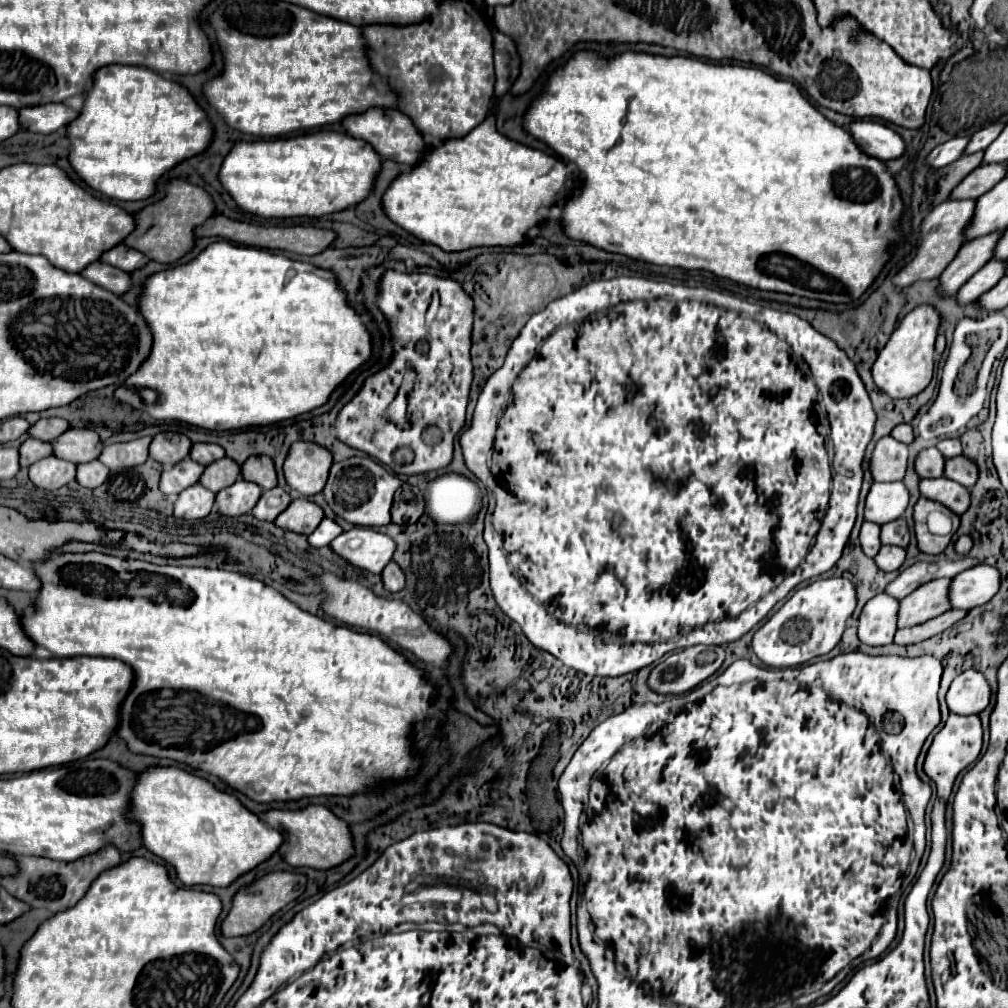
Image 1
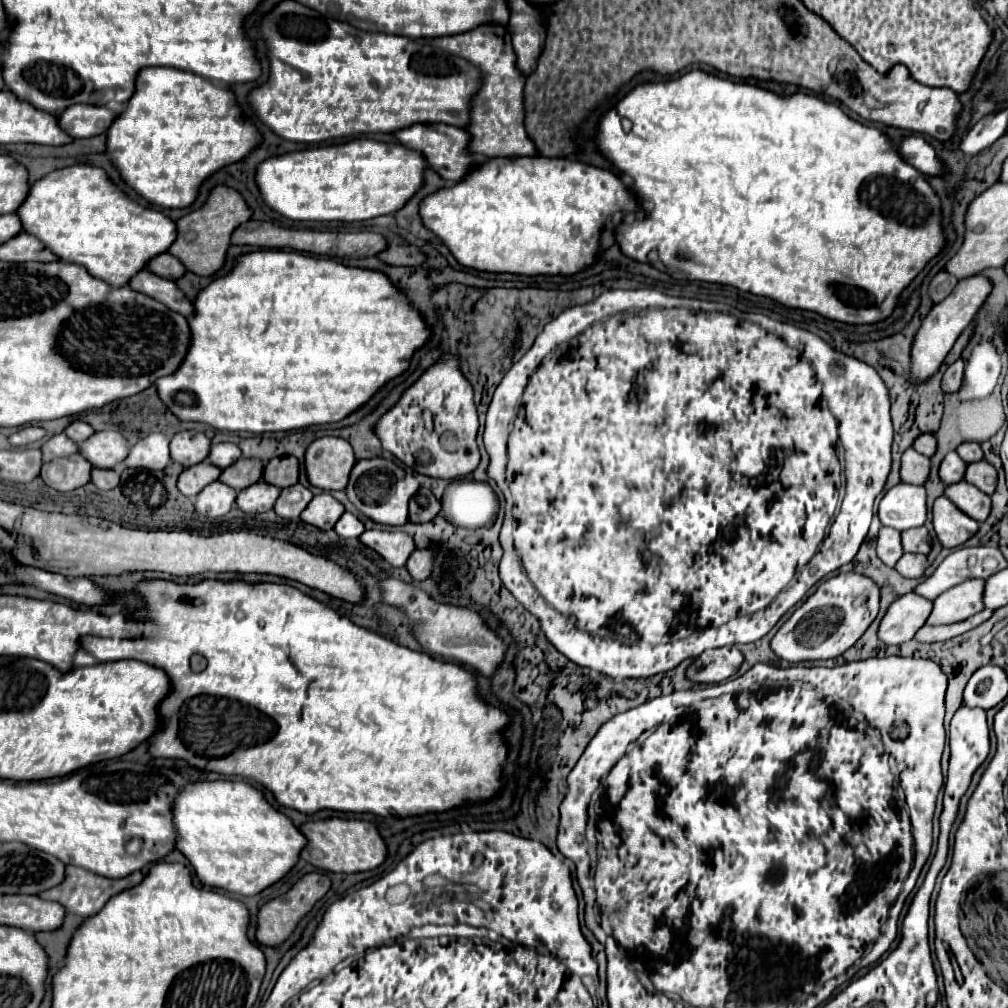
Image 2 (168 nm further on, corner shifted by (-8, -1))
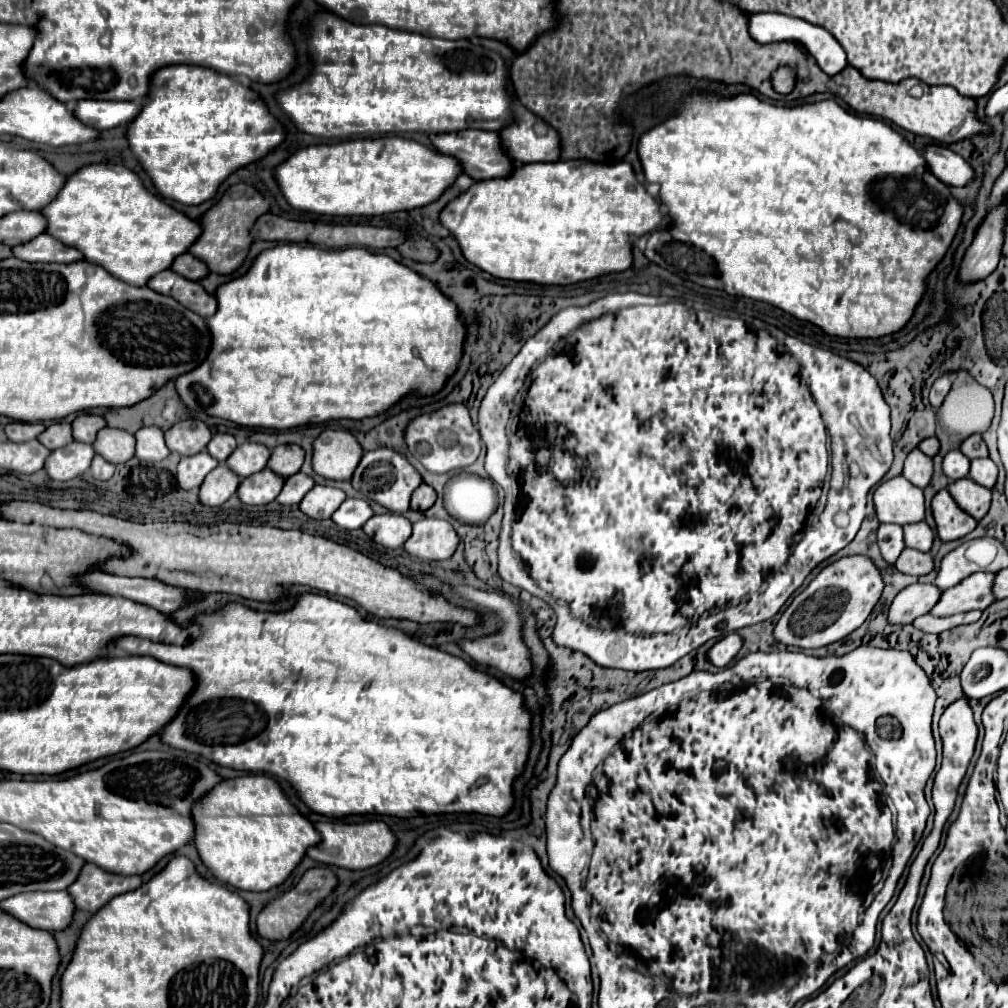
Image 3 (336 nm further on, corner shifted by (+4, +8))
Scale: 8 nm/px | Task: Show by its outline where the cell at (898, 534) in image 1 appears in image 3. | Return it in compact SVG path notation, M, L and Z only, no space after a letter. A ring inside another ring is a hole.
M923 521L903 525L903 537L905 537L905 545L917 551L929 551L933 545L933 531Z

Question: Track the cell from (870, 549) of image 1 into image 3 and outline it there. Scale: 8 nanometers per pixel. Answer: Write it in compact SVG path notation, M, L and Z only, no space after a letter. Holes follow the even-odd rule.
M881 523L881 525L877 527L877 545L879 545L879 551L881 551L883 559L893 565L895 557L897 557L897 555L903 551L903 547L905 547L901 525Z

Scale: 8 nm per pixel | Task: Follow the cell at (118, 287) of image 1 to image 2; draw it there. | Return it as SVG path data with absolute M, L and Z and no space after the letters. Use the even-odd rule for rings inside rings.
M143 270L129 282L129 286L141 294L149 294L151 298L163 302L165 306L183 314L185 318L189 318L189 314L193 314L193 302L183 296L183 292L179 290L179 286L173 280L165 280L149 270Z

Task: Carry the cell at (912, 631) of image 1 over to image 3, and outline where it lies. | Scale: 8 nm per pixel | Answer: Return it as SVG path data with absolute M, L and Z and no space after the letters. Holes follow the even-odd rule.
M967 611L951 617L933 617L933 615L921 615L913 621L913 627L917 627L923 633L943 633L947 629L953 629L957 625L975 623L981 617L981 611Z

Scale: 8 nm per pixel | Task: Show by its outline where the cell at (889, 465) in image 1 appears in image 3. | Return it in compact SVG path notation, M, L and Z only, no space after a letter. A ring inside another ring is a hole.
M911 449L903 463L903 475L905 475L905 479L909 479L911 483L915 483L917 487L923 489L933 475L931 457L921 453L919 449Z

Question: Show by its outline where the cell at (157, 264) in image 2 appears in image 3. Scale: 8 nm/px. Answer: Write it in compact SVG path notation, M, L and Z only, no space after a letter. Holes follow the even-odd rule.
M183 253L183 255L175 257L173 263L171 263L171 271L179 273L181 277L191 279L191 281L197 281L197 279L201 279L201 277L207 275L205 263L197 261L197 257L191 257L189 253Z

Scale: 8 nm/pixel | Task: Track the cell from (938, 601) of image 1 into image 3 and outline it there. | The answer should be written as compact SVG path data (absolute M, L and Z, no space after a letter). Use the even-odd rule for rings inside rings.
M977 571L965 577L961 583L945 589L937 601L937 605L929 611L935 617L947 617L955 613L965 613L973 609L985 609L995 601L991 595L993 573Z

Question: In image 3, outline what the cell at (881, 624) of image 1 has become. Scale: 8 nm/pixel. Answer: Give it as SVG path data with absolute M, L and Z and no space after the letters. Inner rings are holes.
M915 583L897 593L893 599L887 619L893 625L909 625L917 617L929 613L929 609L939 601L941 591L931 583Z

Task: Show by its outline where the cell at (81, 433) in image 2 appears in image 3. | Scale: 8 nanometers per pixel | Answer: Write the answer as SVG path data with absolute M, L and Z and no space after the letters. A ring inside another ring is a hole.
M81 413L73 419L71 423L73 427L73 437L81 443L93 443L95 435L101 427L105 427L105 419L101 419L99 415L89 415L89 413Z

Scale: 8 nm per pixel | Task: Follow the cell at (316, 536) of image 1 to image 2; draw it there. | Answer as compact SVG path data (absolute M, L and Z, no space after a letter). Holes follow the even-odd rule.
M345 512L335 524L335 532L341 538L359 538L365 532L365 524L351 512Z

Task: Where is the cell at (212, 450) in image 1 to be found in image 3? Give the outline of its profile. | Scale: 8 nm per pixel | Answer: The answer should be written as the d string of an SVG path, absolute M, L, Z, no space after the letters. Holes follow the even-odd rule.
M217 433L211 437L209 445L207 445L207 451L211 457L215 457L219 463L223 463L231 453L233 449L237 447L237 441L233 435L227 435L227 433Z

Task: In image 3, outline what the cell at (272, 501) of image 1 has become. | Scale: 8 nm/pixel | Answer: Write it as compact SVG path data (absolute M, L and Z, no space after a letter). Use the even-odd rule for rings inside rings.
M295 473L295 475L291 475L291 477L285 479L283 489L281 489L281 493L277 495L275 501L281 503L281 505L297 505L303 499L303 495L309 489L313 489L313 485L315 483L313 483L311 477L307 477L303 473Z

